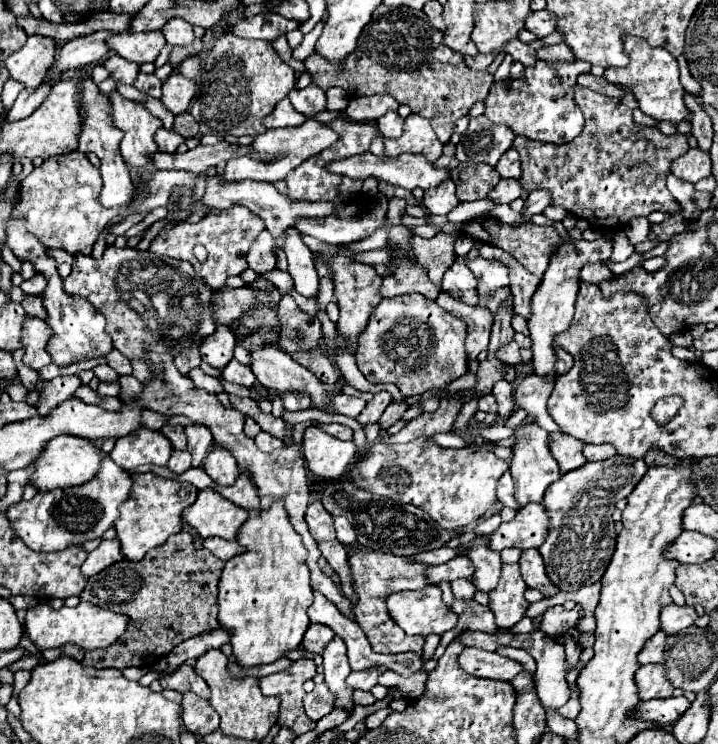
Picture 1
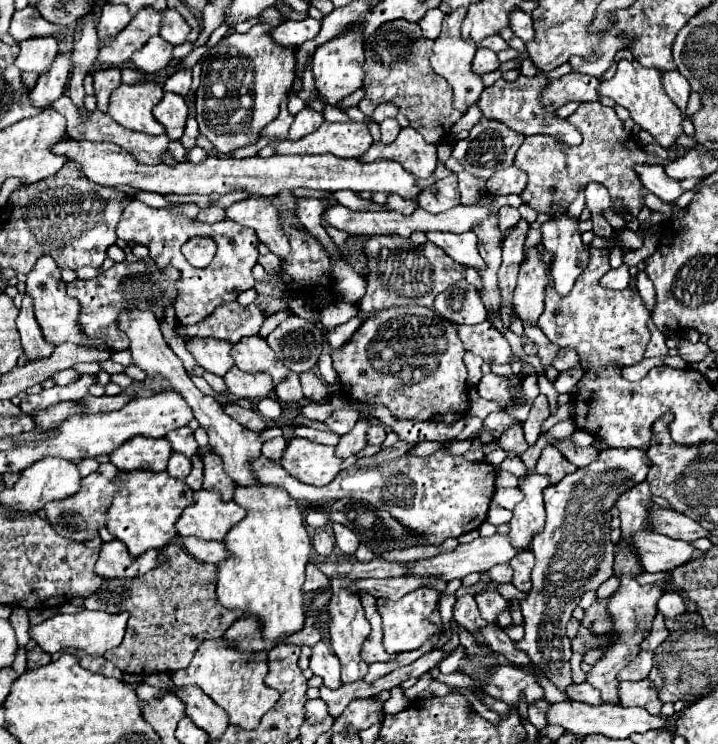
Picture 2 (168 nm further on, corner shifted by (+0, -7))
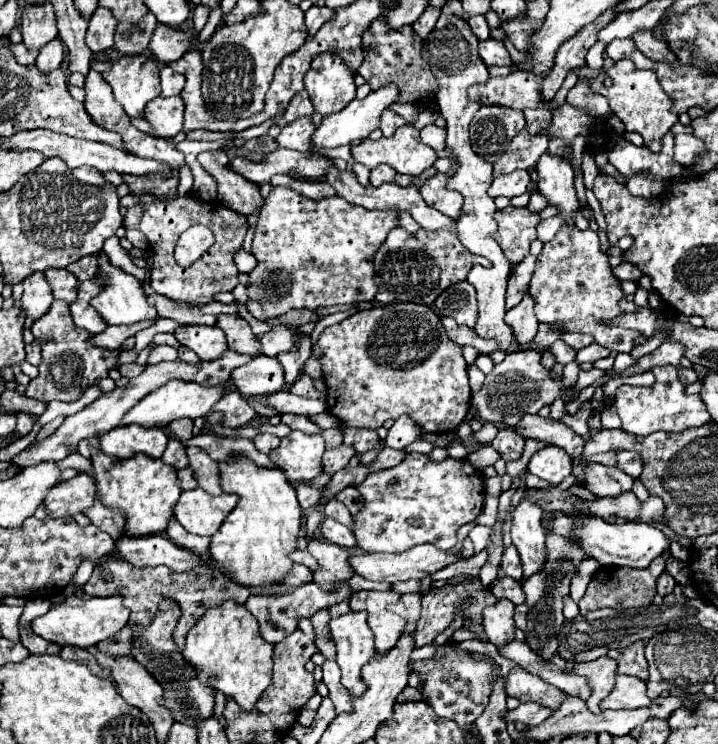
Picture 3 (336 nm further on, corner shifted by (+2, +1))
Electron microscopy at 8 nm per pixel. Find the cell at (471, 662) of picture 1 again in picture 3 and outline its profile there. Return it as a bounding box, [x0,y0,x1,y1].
[505,666,563,710]

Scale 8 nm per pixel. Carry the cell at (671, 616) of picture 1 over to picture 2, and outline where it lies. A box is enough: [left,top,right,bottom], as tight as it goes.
[657,592,685,618]

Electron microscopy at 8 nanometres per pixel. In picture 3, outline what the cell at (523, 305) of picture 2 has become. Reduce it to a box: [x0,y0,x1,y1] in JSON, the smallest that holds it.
[505,290,539,346]

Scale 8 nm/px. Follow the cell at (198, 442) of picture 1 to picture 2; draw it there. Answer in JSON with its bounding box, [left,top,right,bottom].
[185,454,203,490]

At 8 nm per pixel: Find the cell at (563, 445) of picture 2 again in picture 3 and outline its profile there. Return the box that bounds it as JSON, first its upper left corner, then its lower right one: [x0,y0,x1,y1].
[513,414,585,458]

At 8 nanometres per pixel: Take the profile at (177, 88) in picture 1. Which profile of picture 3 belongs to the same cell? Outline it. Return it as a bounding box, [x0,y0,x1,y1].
[145,96,185,138]

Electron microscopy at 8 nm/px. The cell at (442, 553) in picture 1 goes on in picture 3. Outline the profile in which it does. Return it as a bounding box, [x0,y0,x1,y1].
[291,550,319,572]

